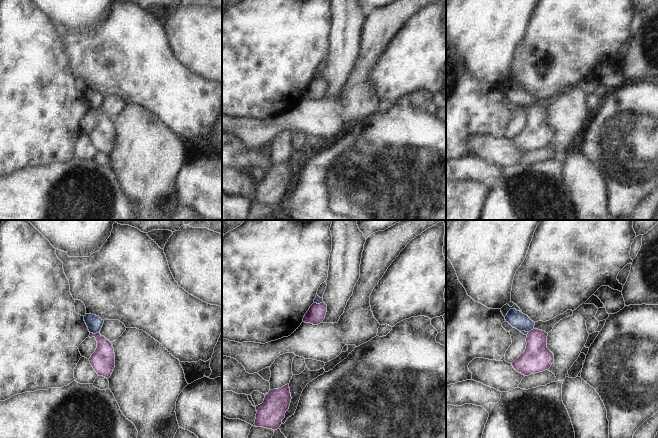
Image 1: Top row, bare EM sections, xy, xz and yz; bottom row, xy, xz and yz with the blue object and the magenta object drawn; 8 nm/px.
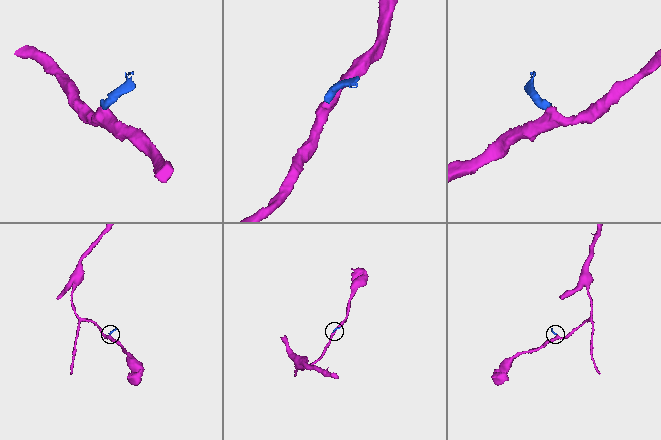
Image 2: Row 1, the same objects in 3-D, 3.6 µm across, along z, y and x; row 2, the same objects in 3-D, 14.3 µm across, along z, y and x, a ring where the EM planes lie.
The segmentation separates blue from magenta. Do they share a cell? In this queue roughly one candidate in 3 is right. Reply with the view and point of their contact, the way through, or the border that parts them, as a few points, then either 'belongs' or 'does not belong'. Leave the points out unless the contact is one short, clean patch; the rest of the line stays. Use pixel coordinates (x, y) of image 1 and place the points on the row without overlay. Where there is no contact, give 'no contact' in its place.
meets blue in xy at (94, 109); border along xy (99, 107), (90, 109); does not belong

